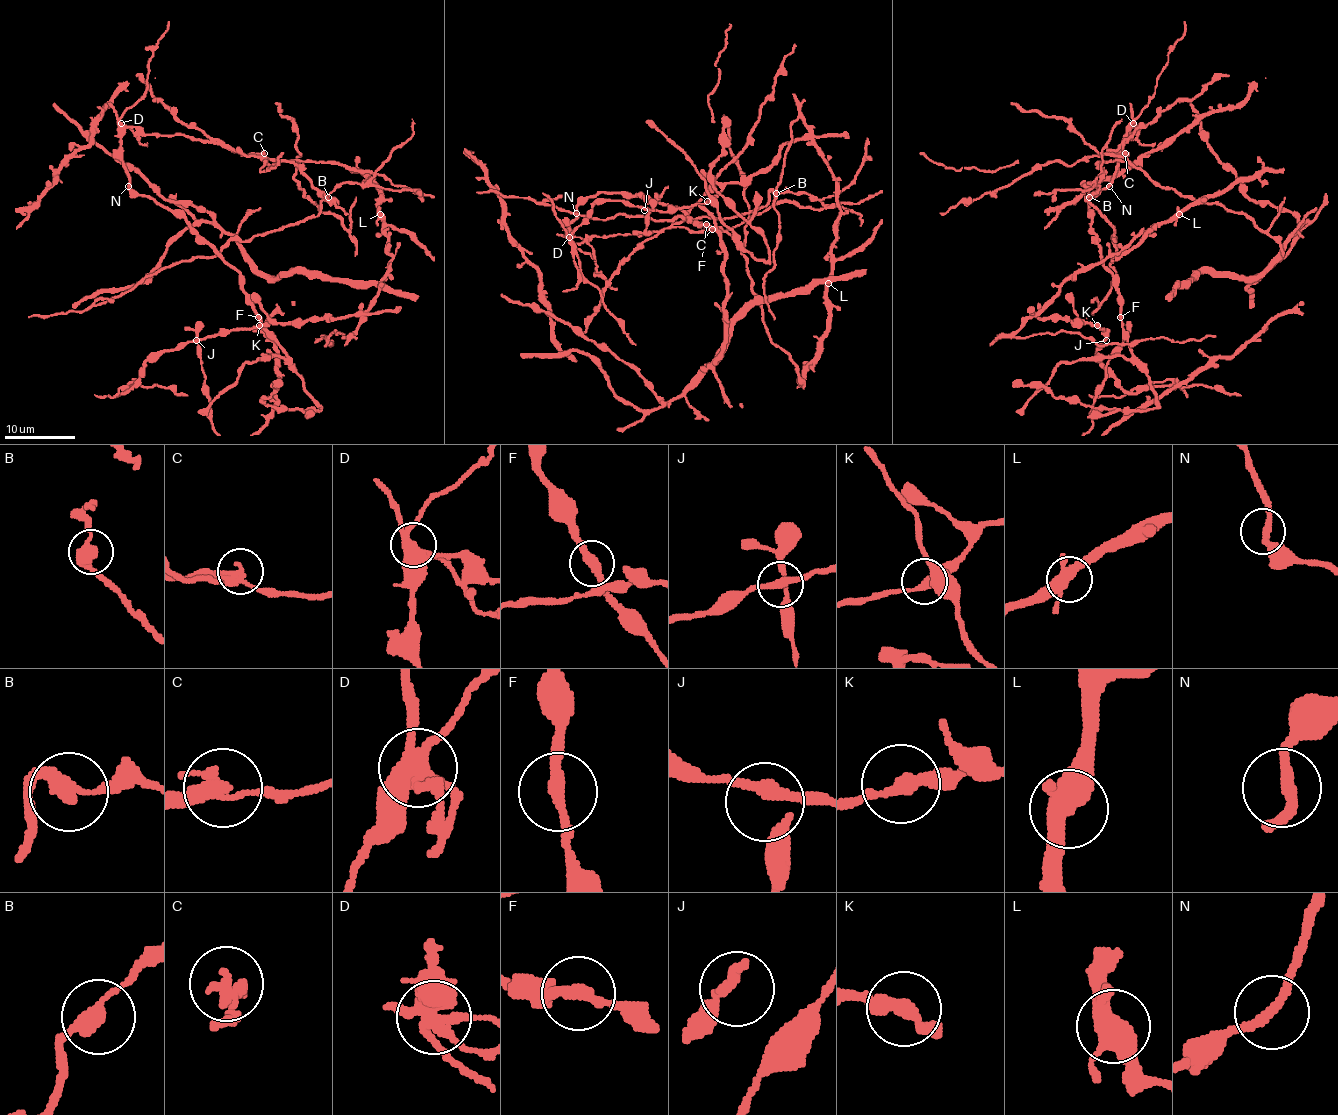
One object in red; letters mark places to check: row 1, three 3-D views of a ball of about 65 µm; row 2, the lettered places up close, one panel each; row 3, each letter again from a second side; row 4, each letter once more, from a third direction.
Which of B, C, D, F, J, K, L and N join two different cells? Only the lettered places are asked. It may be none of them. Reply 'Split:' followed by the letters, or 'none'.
Split: C, D

